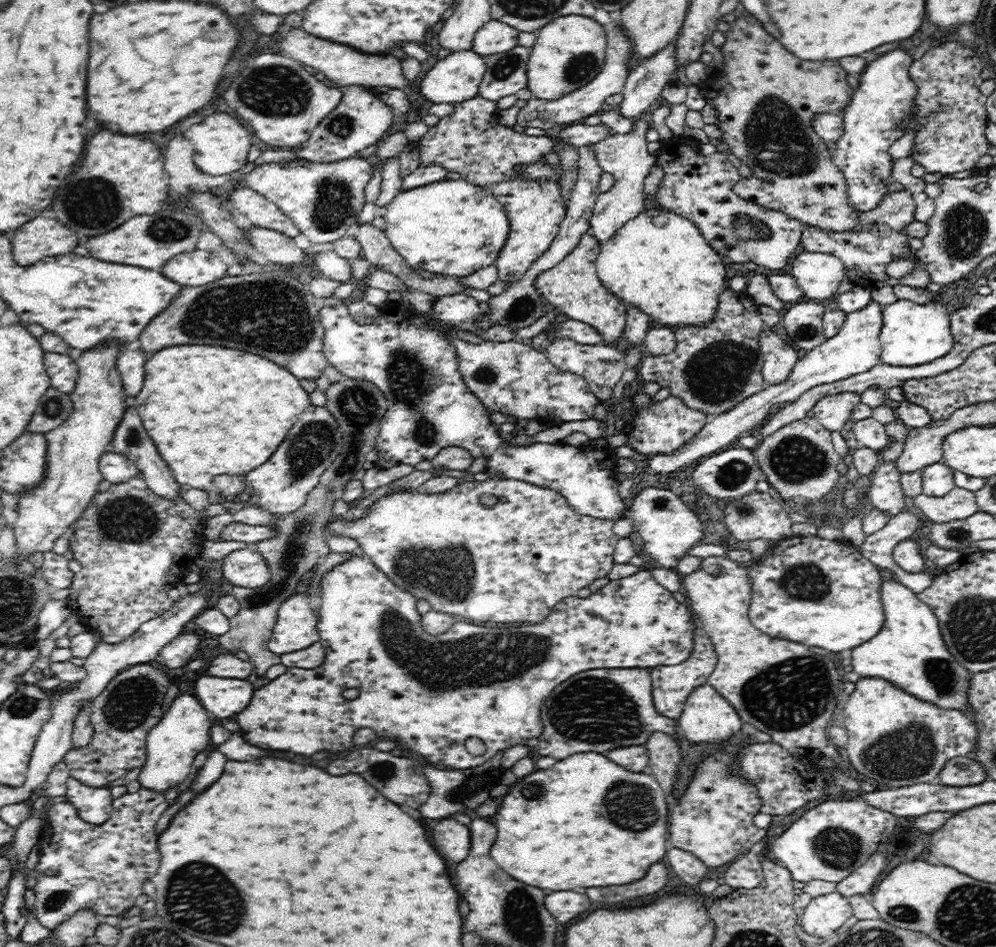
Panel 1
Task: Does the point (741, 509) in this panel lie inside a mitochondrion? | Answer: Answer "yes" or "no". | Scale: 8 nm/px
yes

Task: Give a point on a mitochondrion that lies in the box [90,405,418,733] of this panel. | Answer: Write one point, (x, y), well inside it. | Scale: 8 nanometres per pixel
(130, 519)

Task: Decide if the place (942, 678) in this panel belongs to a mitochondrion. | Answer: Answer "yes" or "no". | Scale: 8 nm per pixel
yes

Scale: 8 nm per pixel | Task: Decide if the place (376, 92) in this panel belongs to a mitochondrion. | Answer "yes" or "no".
no

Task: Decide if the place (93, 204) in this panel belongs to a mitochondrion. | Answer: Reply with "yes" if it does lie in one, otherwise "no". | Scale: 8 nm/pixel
yes

